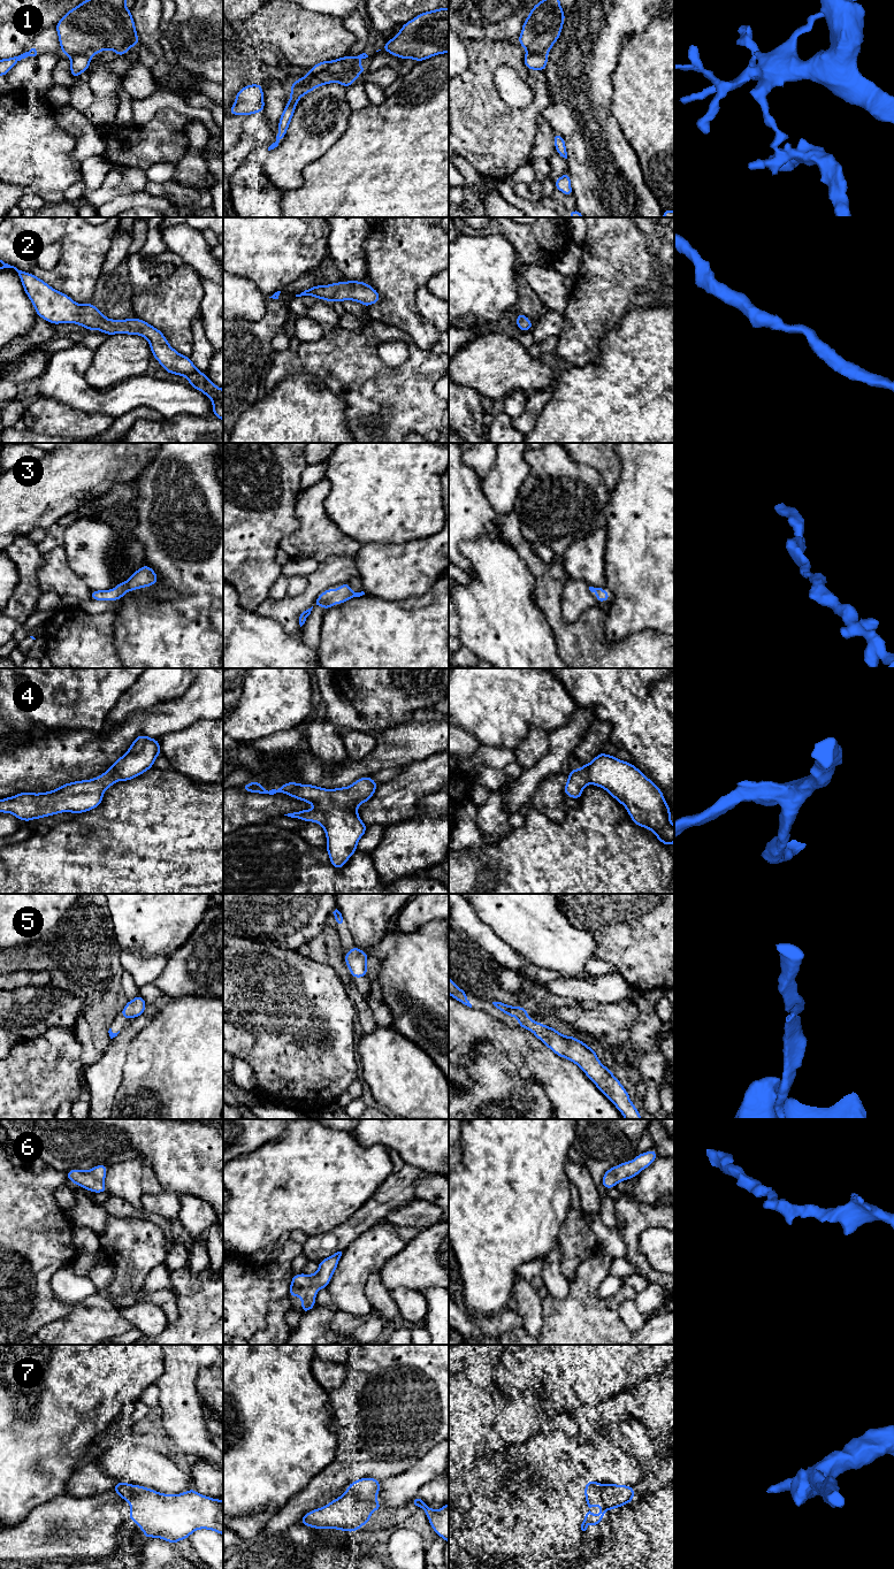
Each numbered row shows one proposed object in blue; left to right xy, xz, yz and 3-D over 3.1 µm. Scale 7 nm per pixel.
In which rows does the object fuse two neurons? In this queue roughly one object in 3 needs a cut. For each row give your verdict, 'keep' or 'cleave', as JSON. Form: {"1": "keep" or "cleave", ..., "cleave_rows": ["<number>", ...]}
{"1": "cleave", "2": "keep", "3": "keep", "4": "keep", "5": "keep", "6": "keep", "7": "cleave", "cleave_rows": ["1", "7"]}

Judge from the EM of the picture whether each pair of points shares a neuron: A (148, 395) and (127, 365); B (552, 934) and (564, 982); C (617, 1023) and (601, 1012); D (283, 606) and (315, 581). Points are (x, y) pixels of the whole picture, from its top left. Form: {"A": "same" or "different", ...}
{"A": "different", "B": "different", "C": "same", "D": "same"}

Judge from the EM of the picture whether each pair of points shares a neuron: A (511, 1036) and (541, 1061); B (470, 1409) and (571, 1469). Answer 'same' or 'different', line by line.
A: same
B: different

